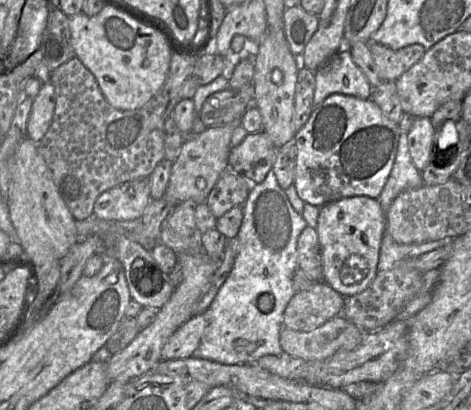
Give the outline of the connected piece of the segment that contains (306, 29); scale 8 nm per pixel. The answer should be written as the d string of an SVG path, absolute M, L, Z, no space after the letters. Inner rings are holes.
M288 3L284 12L284 34L292 54L299 60L318 25L318 15L308 13L297 3Z

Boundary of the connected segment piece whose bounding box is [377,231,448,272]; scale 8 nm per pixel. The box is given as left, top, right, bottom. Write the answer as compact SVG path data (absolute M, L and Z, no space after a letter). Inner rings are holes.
M385 231L381 241L377 272L390 270L405 260L416 259L423 254L443 247L446 243L448 240L421 244L399 244Z

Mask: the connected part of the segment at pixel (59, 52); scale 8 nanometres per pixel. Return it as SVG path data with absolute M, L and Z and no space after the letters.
M54 8L48 14L47 27L39 48L43 52L43 62L51 72L75 57L69 19L59 8Z

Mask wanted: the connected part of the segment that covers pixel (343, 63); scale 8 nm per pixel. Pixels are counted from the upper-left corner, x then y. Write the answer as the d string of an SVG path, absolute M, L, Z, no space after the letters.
M343 47L315 72L314 108L331 94L368 99L373 87L354 63L348 47Z

